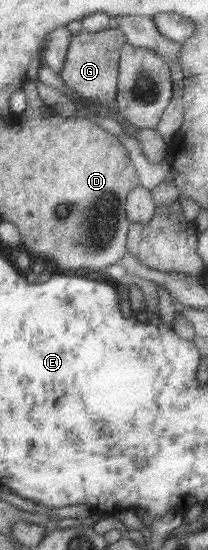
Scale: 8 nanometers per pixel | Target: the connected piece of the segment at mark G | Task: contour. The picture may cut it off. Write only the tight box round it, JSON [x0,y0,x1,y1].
[61,28,128,110]

